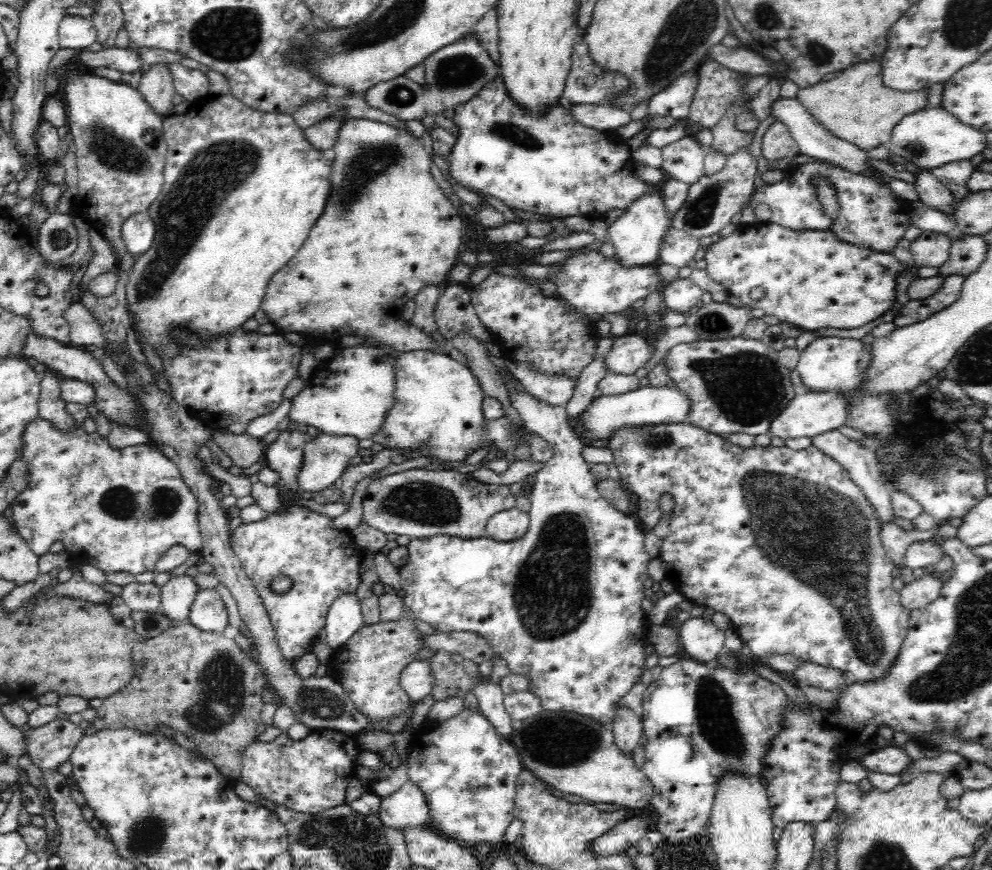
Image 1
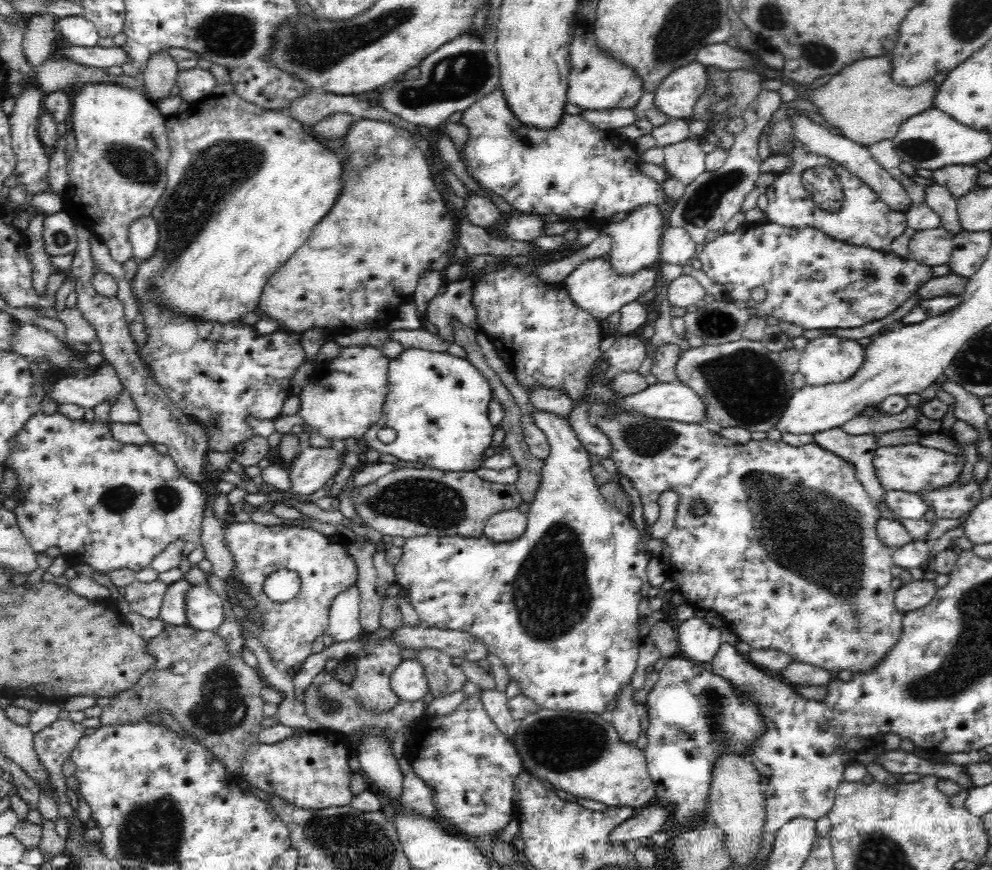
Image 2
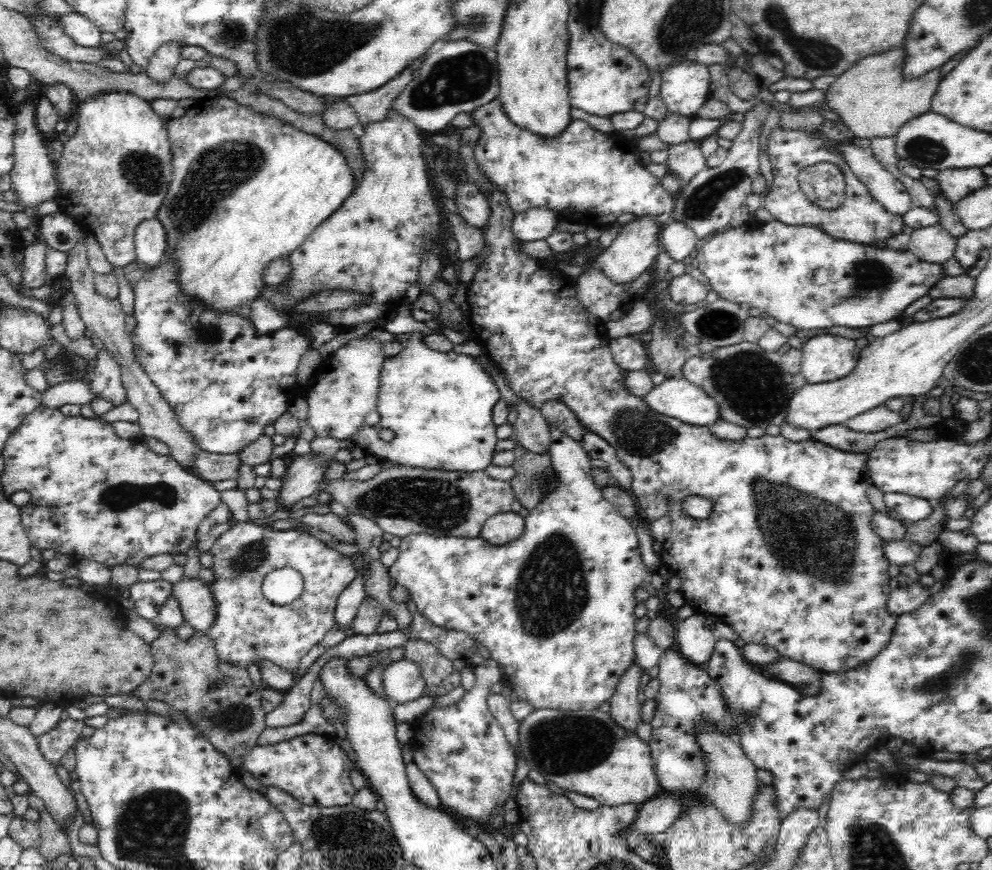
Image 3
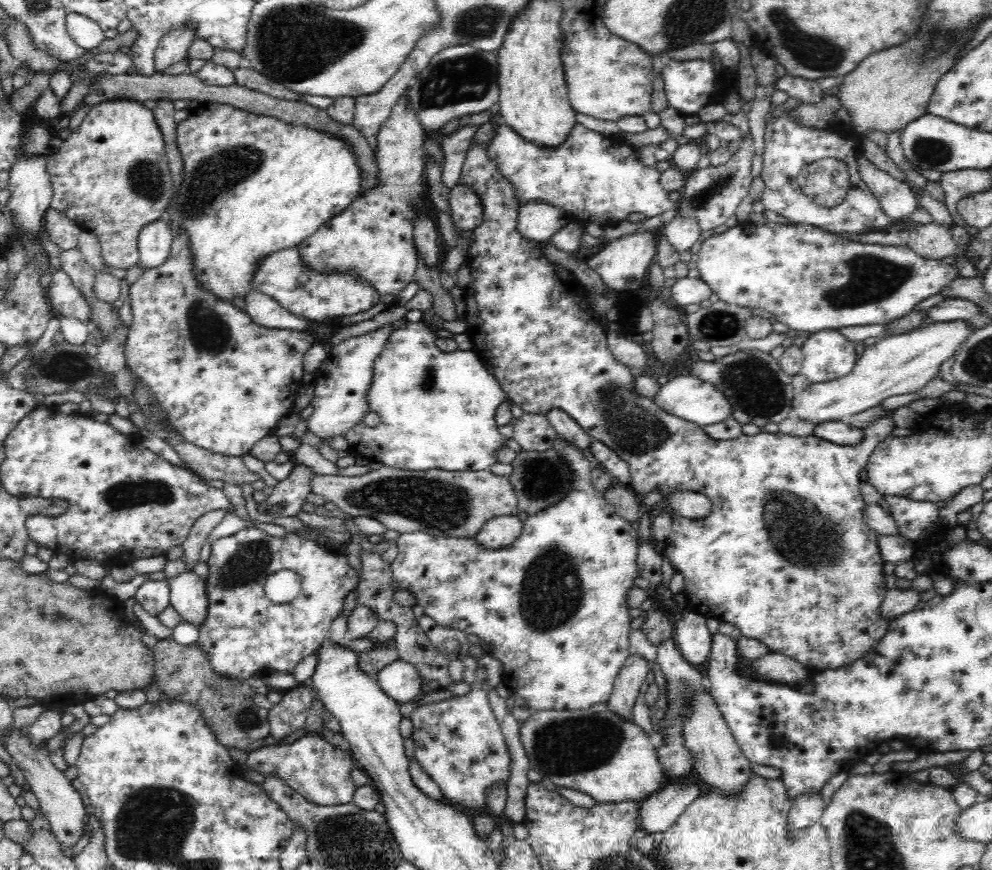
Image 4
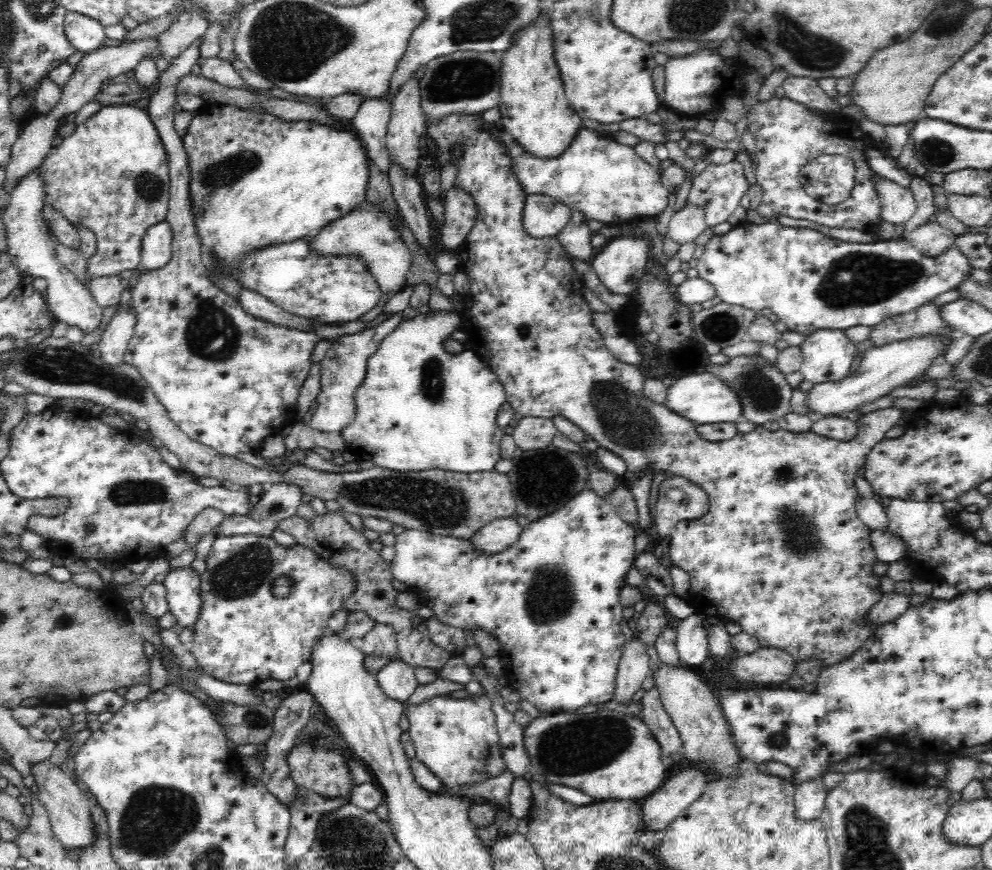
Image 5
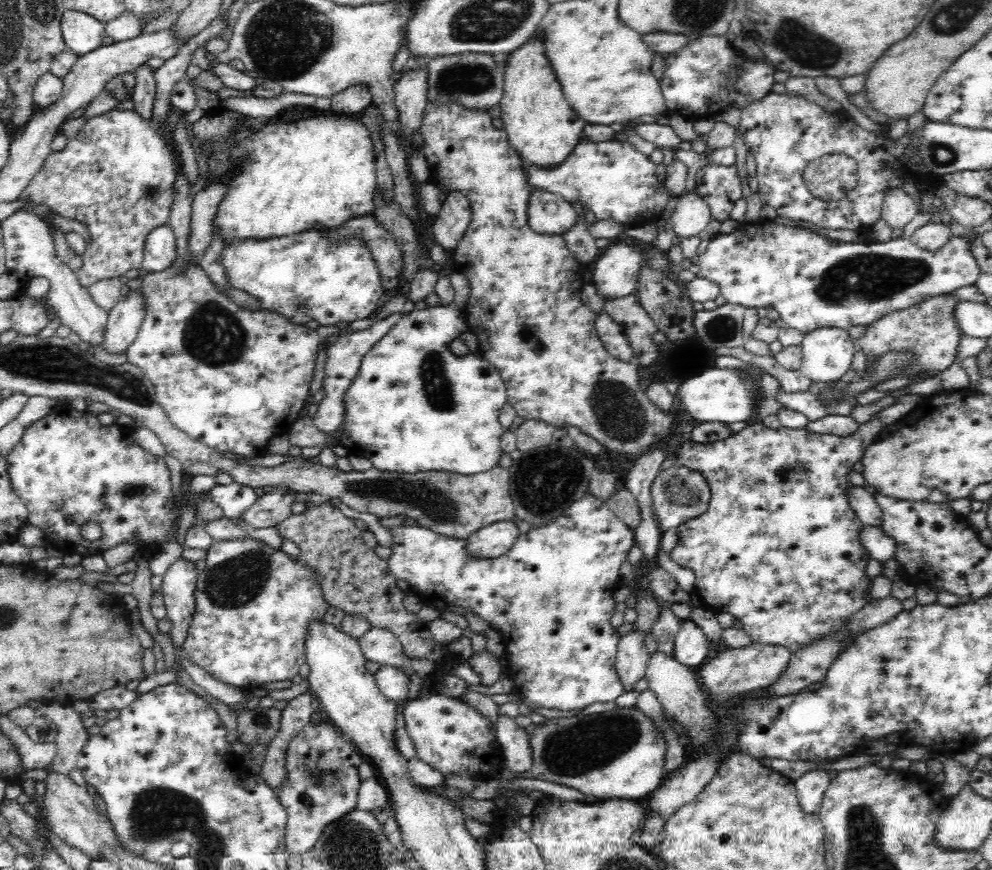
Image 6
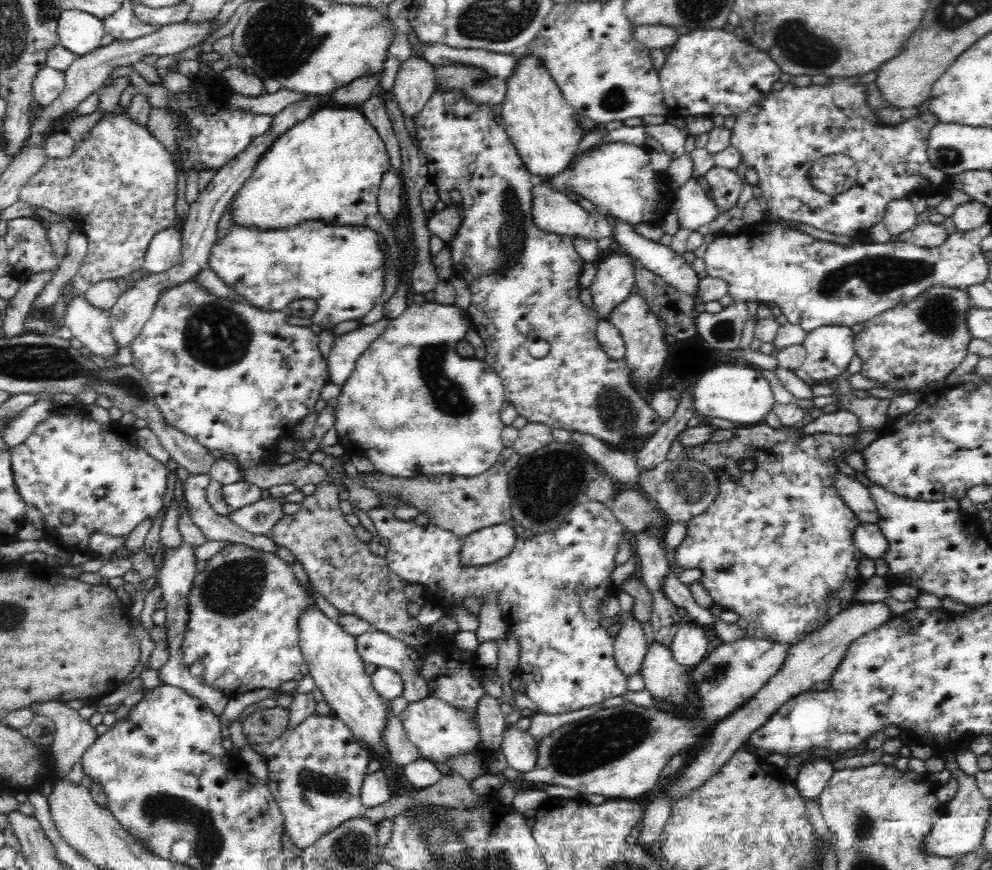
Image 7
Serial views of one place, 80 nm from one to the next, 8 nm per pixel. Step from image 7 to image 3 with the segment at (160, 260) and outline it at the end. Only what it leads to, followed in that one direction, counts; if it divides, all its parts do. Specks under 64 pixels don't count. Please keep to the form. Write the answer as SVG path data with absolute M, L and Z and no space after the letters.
M154 217L142 220L134 228L134 250L136 260L148 267L156 266L164 256L166 250L166 231L162 223Z

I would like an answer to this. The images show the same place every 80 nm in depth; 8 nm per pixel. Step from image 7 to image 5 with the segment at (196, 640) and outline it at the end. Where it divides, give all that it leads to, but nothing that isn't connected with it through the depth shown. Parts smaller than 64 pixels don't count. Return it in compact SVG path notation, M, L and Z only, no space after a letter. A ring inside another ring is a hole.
M242 534L241 536L226 536L216 537L210 551L209 556L205 560L208 564L208 569L200 576L202 580L202 612L200 618L193 624L192 628L195 632L195 638L191 642L188 649L195 656L197 664L202 669L206 669L206 673L216 680L226 682L227 684L246 684L255 688L255 685L267 680L284 681L288 678L293 678L296 675L296 669L305 662L309 662L314 645L328 632L328 619L330 619L336 612L344 609L344 602L350 599L356 590L356 577L346 569L346 567L338 567L338 565L330 564L330 561L318 559L314 549L309 547L302 547L296 543L294 546L284 547L278 544L272 537L264 537L261 535ZM288 575L294 579L294 586L292 594L288 598L275 598L271 592L270 586L274 583L276 578Z

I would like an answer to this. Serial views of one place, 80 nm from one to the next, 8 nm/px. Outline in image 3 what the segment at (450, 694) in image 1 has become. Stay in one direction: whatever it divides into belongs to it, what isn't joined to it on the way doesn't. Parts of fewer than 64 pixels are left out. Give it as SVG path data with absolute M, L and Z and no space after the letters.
M412 639L403 646L404 659L416 663L428 690L438 697L461 686L462 674L454 670L453 662L435 646Z

